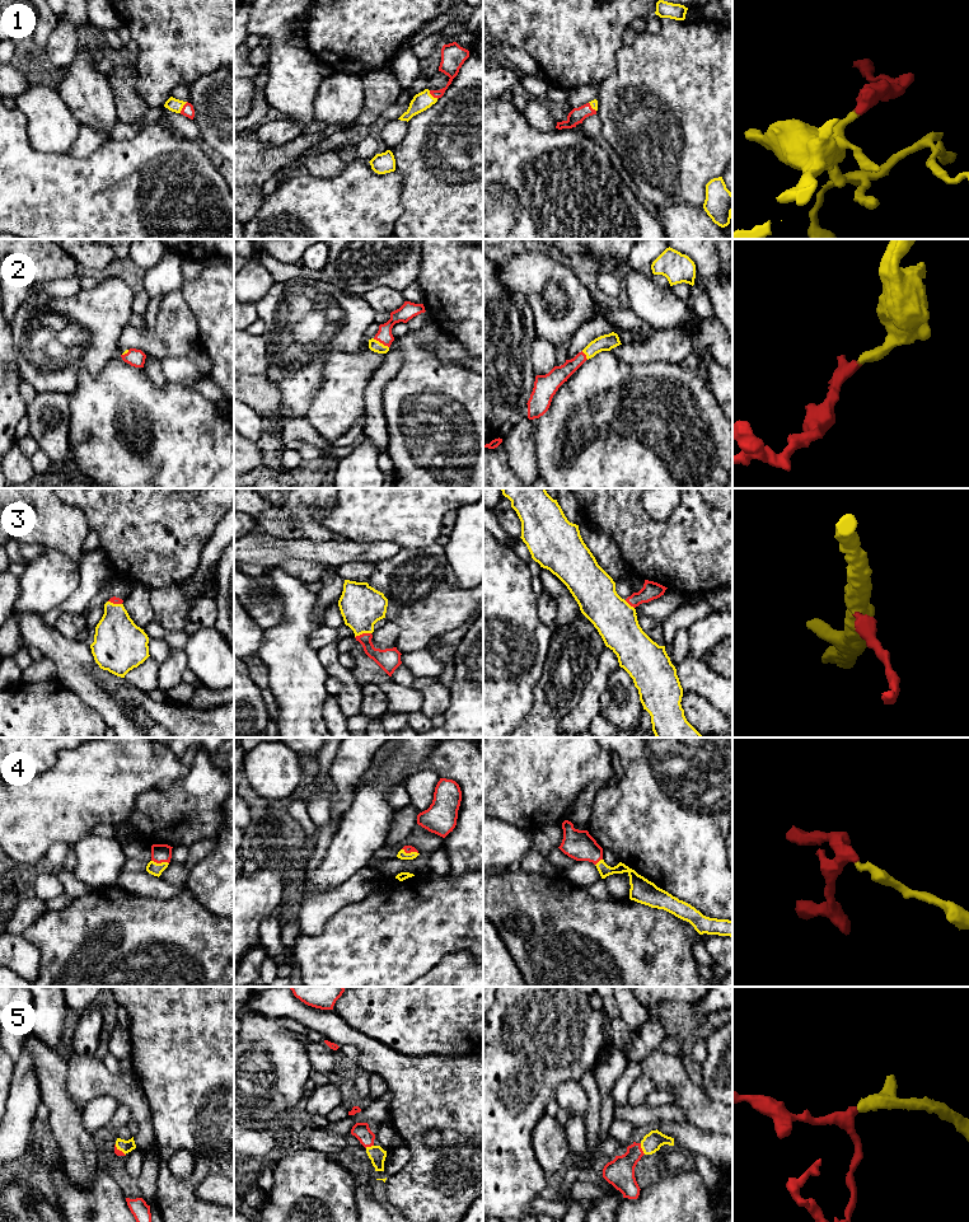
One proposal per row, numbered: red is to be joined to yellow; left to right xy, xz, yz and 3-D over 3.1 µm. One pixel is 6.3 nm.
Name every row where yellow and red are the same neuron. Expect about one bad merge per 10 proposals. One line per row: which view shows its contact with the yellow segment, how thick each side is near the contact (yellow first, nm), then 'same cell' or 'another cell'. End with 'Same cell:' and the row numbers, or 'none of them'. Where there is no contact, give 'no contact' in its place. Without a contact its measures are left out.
1: meets yellow in xy; 90 nm thick on the yellow side, 70 nm on the other; same cell
2: meets yellow in xz; 70 nm thick on the yellow side, 100 nm on the other; same cell
3: meets yellow in xz; 280 nm thick on the yellow side, 140 nm on the other; same cell
4: meets yellow in xy; 80 nm thick on the yellow side, 110 nm on the other; same cell
5: meets yellow in yz; 120 nm thick on the yellow side, 180 nm on the other; same cell
Same cell: 1, 2, 3, 4, 5

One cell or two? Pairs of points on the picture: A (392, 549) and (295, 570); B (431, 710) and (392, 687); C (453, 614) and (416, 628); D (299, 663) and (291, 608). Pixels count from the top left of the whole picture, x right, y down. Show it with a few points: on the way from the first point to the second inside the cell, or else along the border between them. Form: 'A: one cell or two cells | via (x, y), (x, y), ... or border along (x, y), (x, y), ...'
A: two cells | border along (293, 560), (312, 560), (324, 565)
B: two cells | border along (419, 691), (422, 698), (421, 710)
C: one cell | via (444, 614), (430, 614), (425, 619)
D: one cell | via (294, 649), (294, 622)

